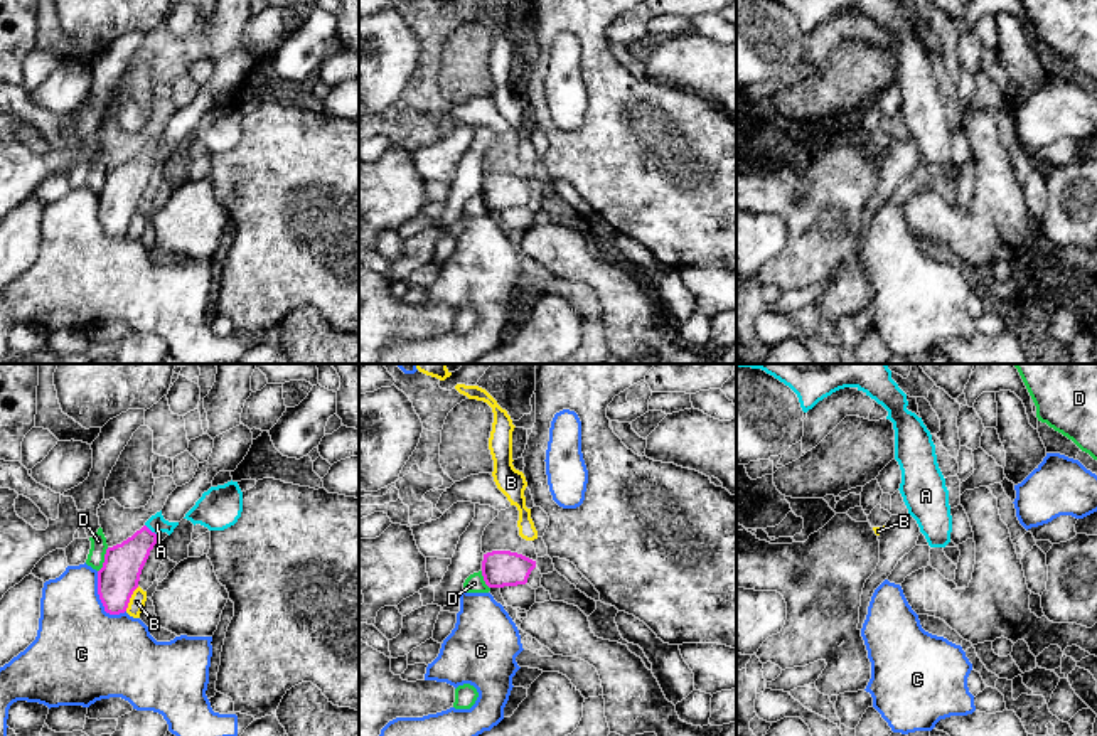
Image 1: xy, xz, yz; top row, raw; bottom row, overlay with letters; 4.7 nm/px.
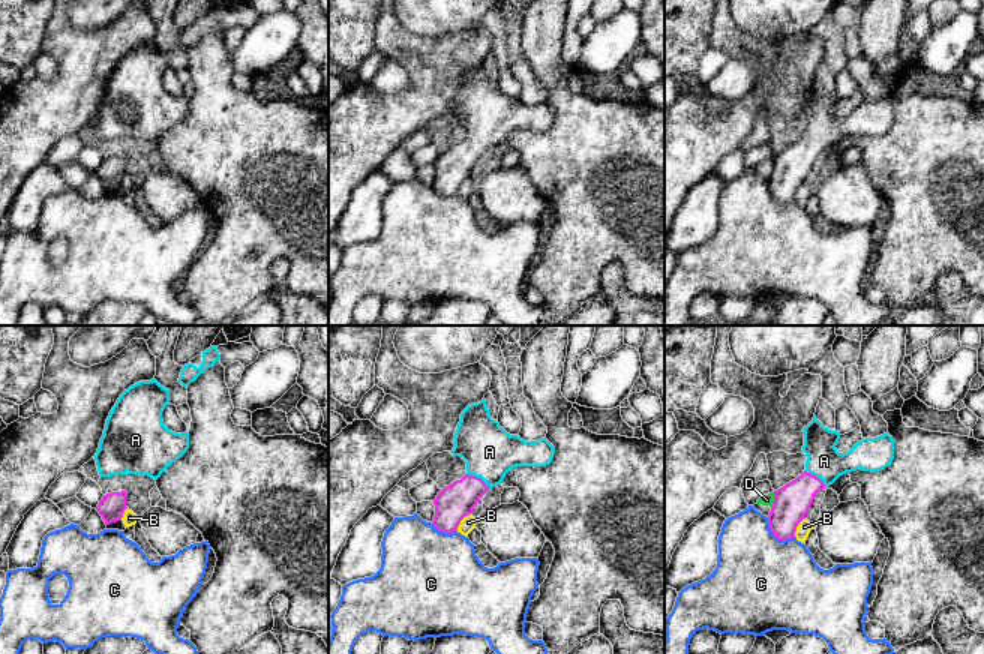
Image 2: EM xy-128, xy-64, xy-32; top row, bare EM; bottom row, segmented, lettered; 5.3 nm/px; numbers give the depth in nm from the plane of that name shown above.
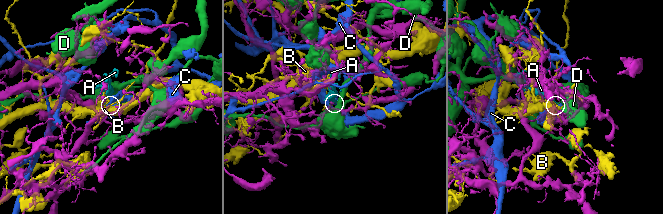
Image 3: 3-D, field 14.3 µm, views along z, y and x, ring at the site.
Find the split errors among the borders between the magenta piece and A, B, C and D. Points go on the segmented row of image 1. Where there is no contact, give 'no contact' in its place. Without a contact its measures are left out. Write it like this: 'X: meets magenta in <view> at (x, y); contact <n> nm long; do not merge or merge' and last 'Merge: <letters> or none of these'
A: meets magenta in xy at (149, 529); contact 80 nm long; merge
B: meets magenta in xy at (130, 597); contact 140 nm long; do not merge
C: meets magenta in xy at (100, 598); contact 240 nm long; do not merge
D: meets magenta in xy at (105, 560); contact 130 nm long; do not merge
Merge: A

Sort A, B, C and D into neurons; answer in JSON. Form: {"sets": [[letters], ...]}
{"sets": [["A"], ["B"], ["C"], ["D"]]}

